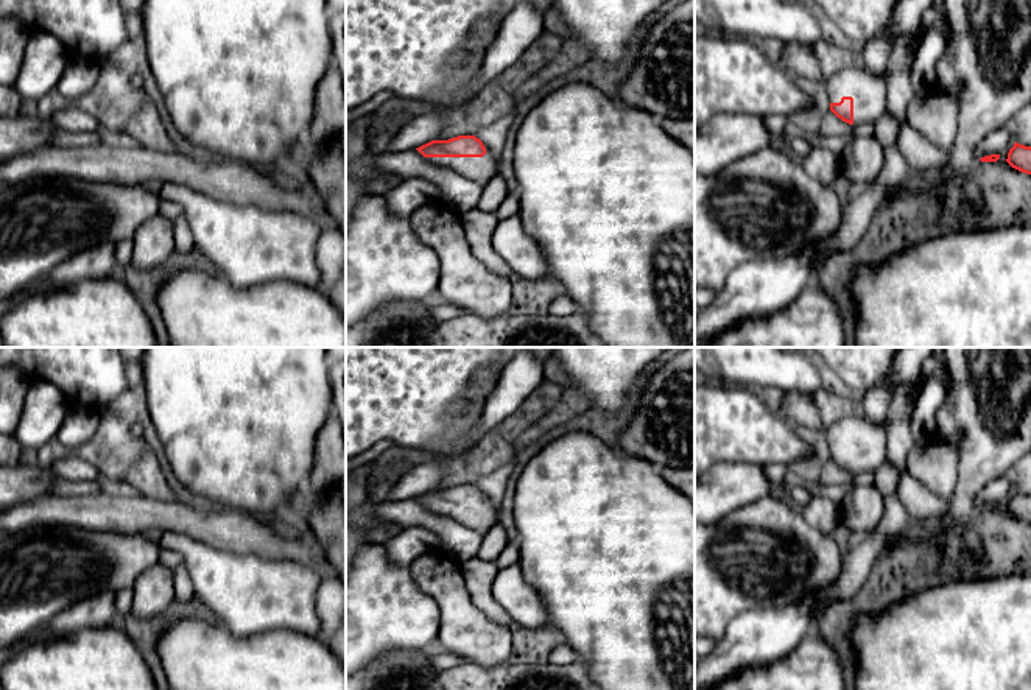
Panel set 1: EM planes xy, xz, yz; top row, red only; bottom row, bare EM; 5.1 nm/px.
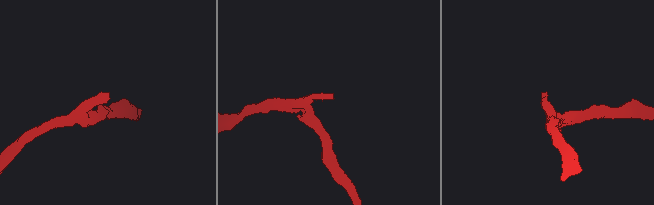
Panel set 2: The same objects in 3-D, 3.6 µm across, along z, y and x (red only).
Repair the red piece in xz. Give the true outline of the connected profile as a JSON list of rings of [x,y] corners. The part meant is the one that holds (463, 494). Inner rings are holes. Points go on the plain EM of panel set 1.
[[[475,484],[431,489],[416,498],[430,511],[449,516],[483,534],[498,523],[498,508]]]

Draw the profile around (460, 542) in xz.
[[[417,498],[374,505],[372,520],[397,523],[403,530],[411,526],[428,530],[441,539],[441,551],[459,564],[477,558],[484,536],[449,516],[430,511]]]

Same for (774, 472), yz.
[[[766,464],[760,469],[771,483],[785,483],[791,478],[785,464]]]

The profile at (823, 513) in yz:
[[[815,491],[808,505],[801,511],[816,530],[825,534],[830,534],[839,523],[839,506],[830,492]]]

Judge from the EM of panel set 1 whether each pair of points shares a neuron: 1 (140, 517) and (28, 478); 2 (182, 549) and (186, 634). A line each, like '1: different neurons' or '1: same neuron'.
1: different neurons
2: different neurons

